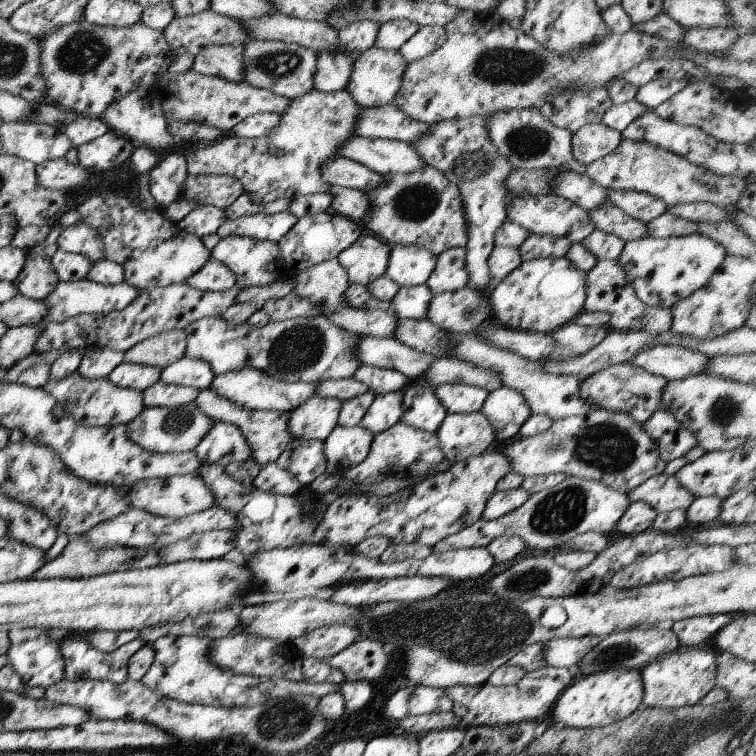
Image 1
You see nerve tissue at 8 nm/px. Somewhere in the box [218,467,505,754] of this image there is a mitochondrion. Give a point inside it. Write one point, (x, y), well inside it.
(284, 720)

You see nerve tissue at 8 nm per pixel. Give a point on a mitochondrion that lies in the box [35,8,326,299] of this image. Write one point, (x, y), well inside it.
(84, 52)

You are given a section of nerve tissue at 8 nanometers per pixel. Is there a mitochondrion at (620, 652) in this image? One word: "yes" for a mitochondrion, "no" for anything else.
yes

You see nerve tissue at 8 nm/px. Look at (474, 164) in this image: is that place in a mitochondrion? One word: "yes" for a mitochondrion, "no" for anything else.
yes

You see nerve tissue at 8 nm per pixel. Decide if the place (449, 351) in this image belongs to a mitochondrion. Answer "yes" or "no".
no

